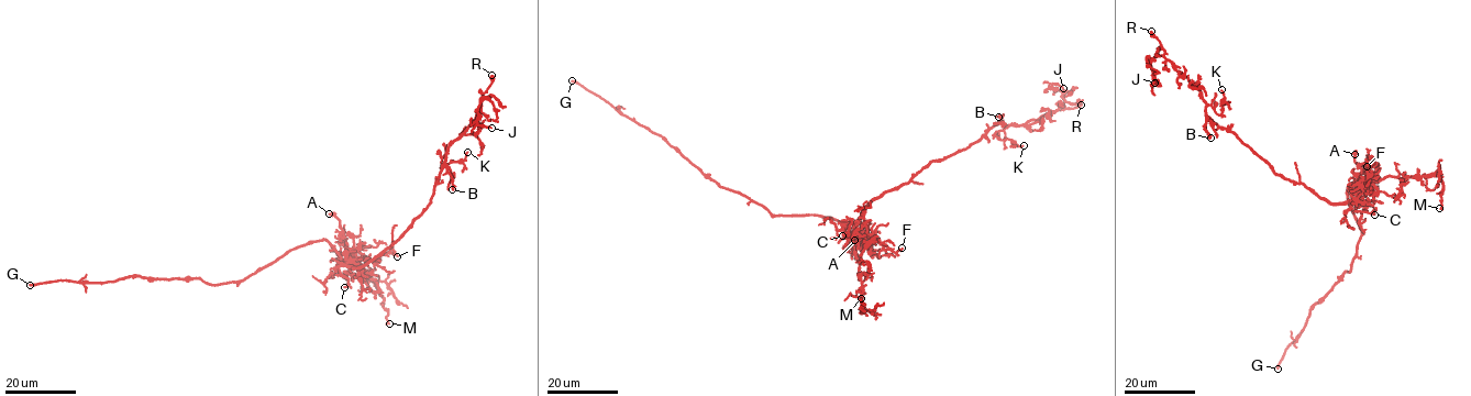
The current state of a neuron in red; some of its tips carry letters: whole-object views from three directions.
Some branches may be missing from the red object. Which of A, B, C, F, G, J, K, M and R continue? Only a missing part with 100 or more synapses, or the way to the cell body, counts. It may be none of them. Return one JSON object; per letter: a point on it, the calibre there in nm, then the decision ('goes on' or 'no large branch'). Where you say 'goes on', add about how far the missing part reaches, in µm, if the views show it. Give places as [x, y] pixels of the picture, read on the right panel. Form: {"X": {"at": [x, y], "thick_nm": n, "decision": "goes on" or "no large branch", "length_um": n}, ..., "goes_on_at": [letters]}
{"A": {"at": [1355, 154], "thick_nm": 360, "decision": "no large branch"}, "B": {"at": [1210, 138], "thick_nm": 280, "decision": "no large branch"}, "C": {"at": [1374, 215], "thick_nm": 160, "decision": "no large branch"}, "F": {"at": [1367, 166], "thick_nm": 120, "decision": "no large branch"}, "G": {"at": [1278, 369], "thick_nm": 240, "decision": "goes on", "length_um": 25}, "J": {"at": [1154, 83], "thick_nm": 140, "decision": "no large branch"}, "K": {"at": [1221, 89], "thick_nm": 150, "decision": "no large branch"}, "M": {"at": [1439, 208], "thick_nm": 140, "decision": "no large branch"}, "R": {"at": [1151, 31], "thick_nm": 480, "decision": "no large branch"}, "goes_on_at": ["G"]}

